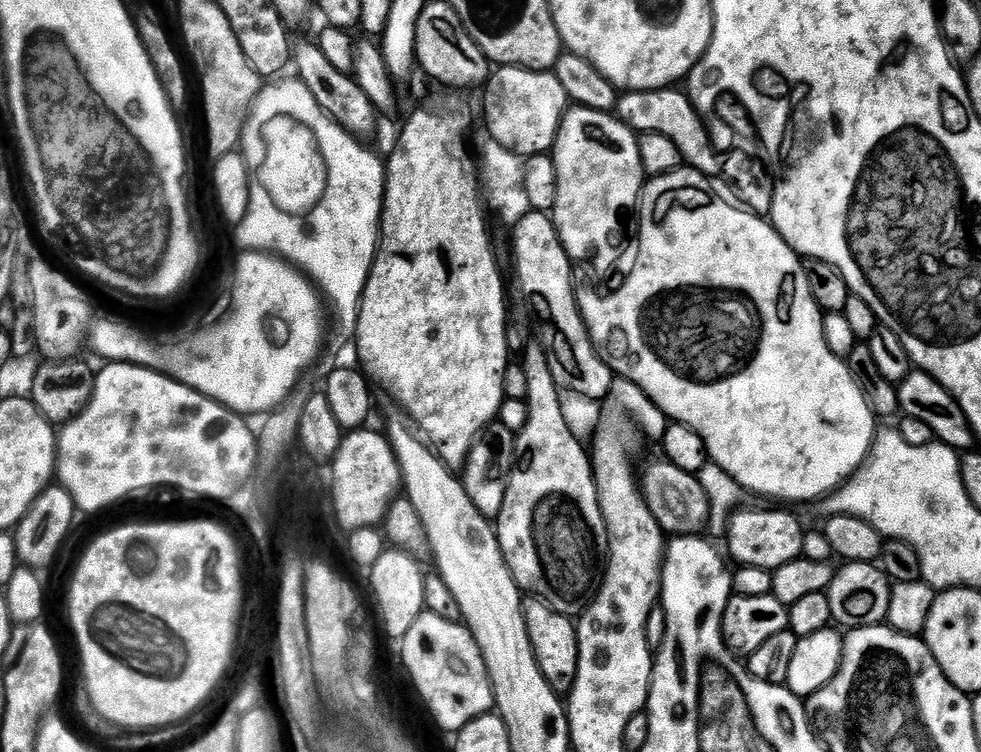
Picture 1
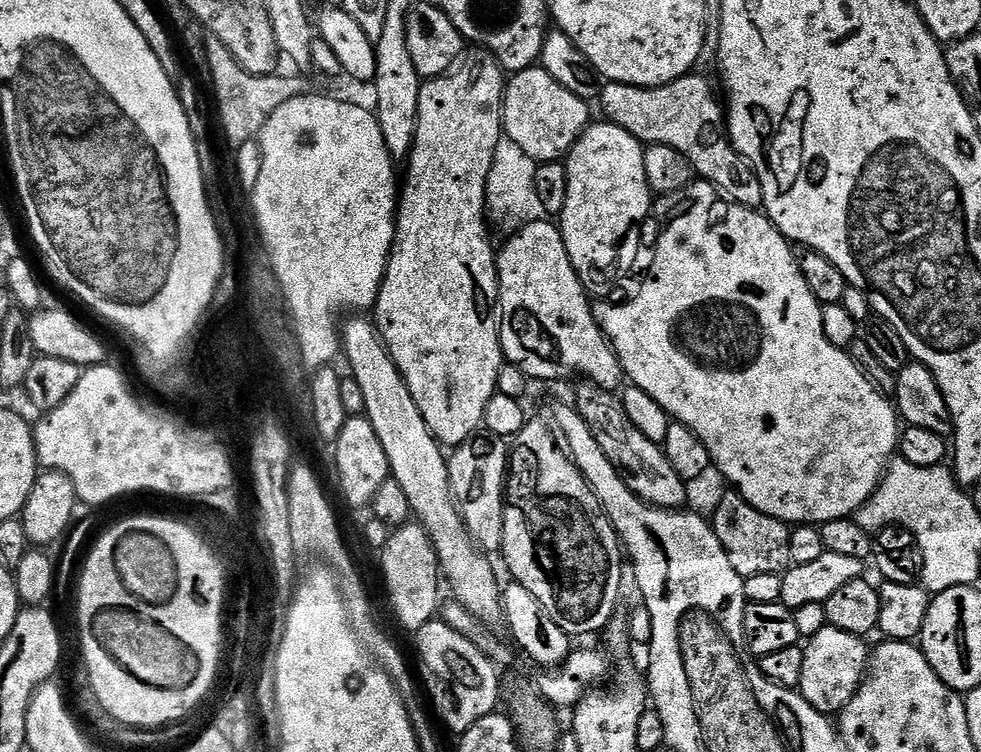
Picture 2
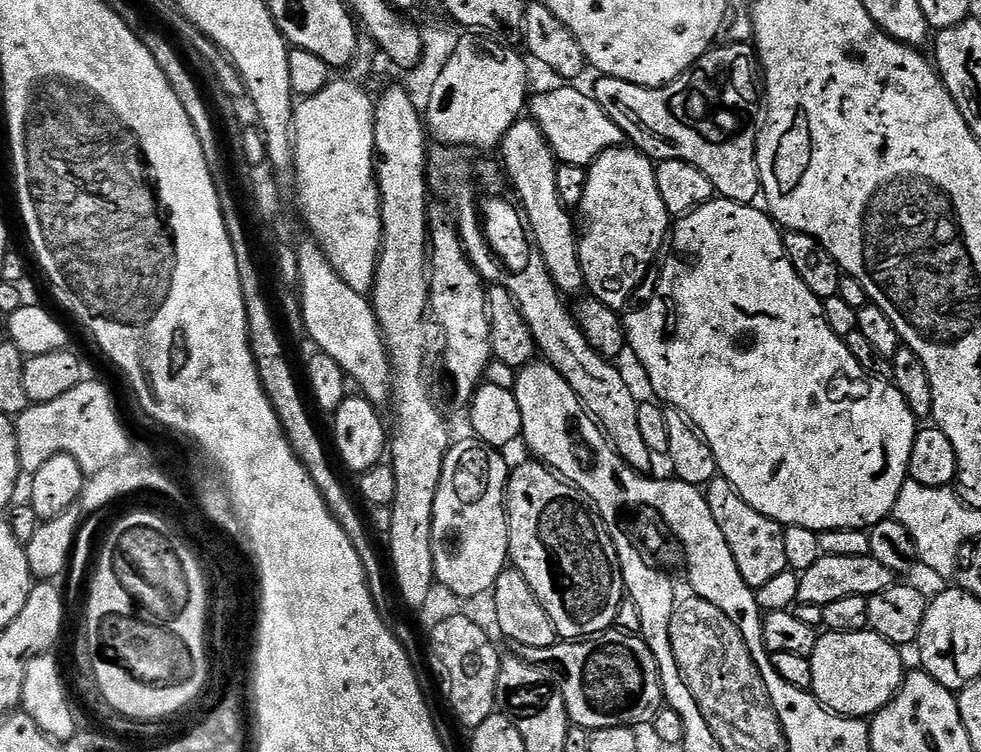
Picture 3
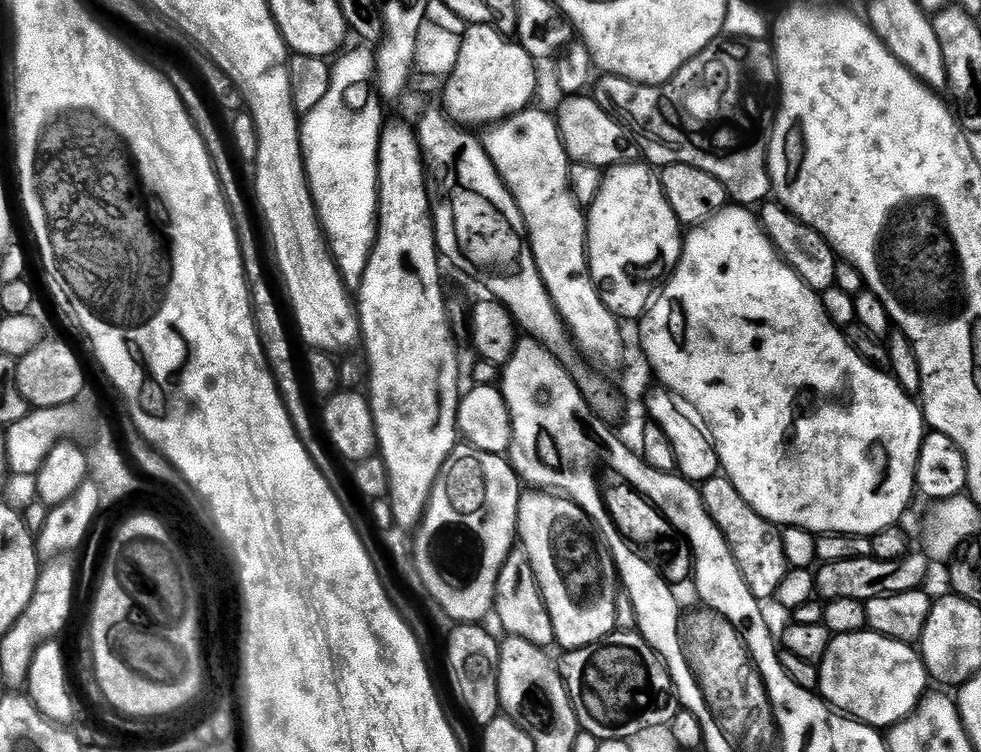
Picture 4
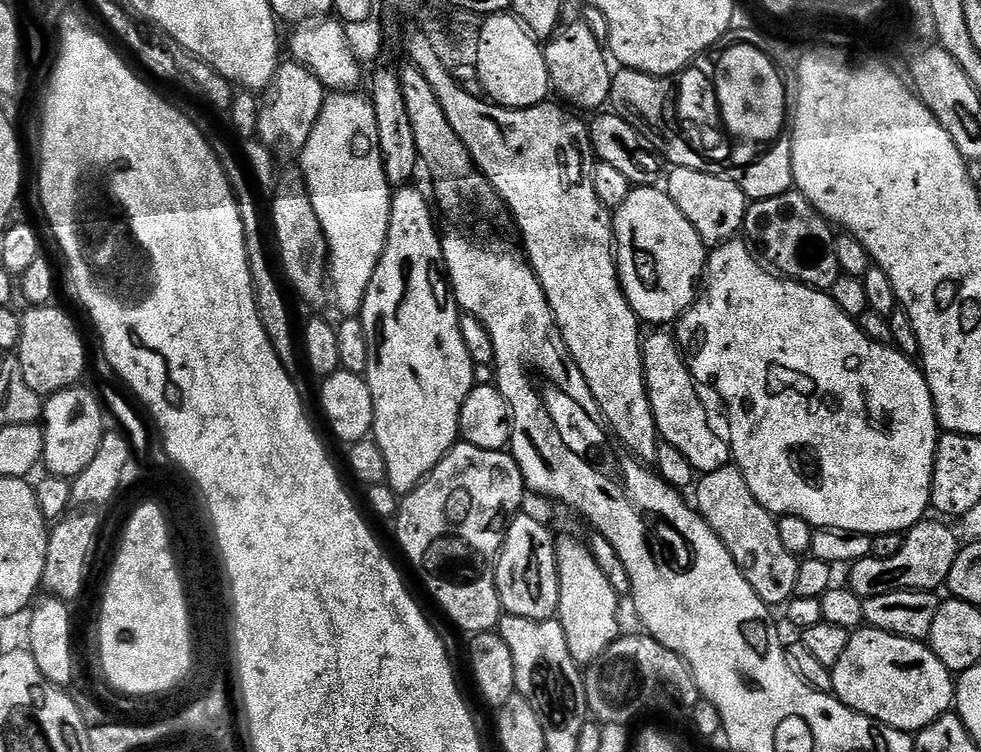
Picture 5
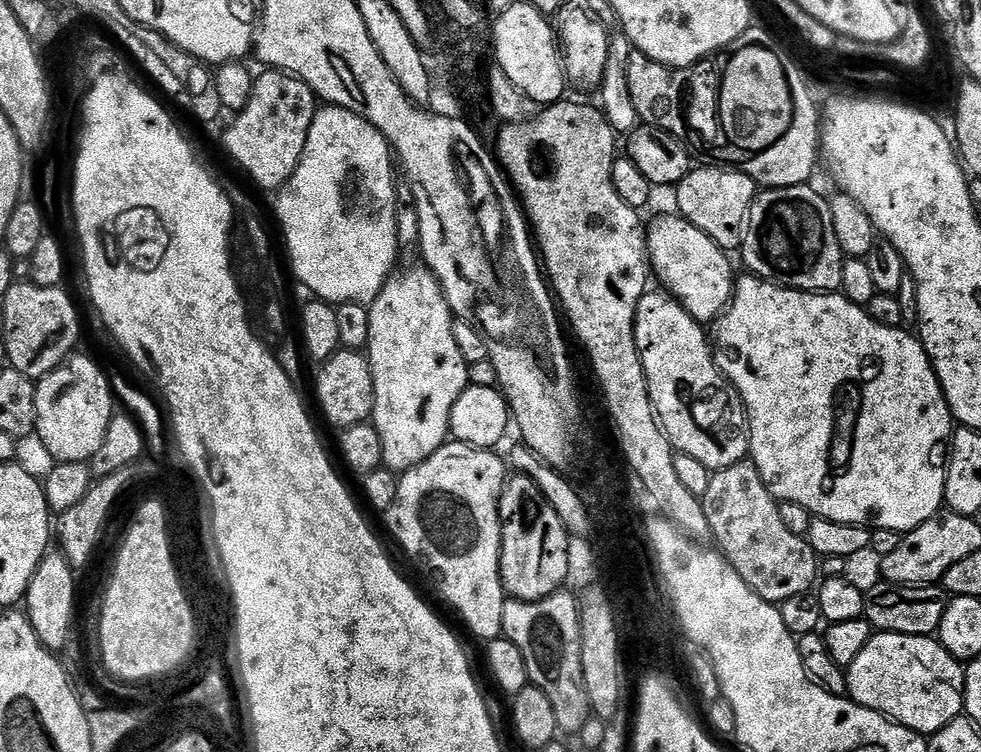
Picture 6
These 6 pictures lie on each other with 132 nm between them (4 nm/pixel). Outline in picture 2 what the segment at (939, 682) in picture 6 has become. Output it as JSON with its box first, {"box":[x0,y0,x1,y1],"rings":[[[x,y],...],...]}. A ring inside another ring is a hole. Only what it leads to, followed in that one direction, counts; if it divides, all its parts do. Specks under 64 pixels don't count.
{"box":[798,626,870,714],"rings":[[[825,626],[807,641],[798,691],[810,706],[825,714],[838,714],[857,699],[870,659],[869,645],[864,643],[861,637],[831,626]]]}

